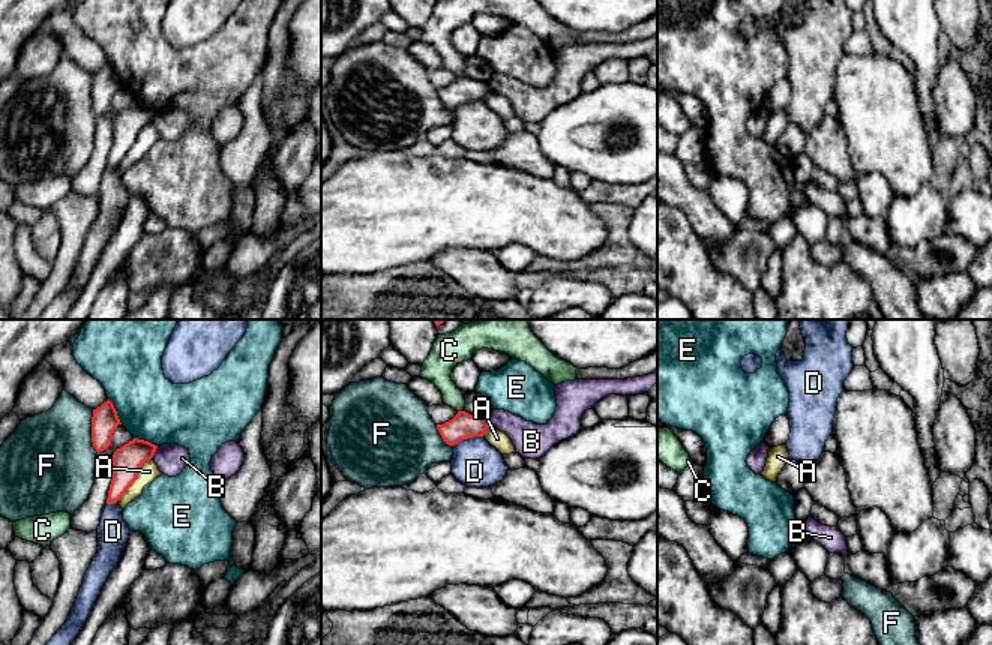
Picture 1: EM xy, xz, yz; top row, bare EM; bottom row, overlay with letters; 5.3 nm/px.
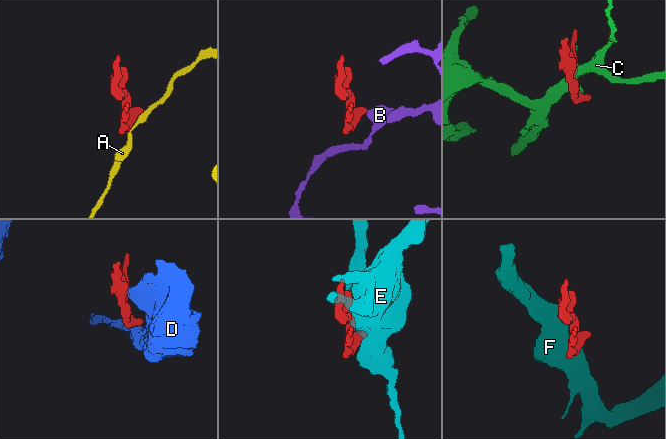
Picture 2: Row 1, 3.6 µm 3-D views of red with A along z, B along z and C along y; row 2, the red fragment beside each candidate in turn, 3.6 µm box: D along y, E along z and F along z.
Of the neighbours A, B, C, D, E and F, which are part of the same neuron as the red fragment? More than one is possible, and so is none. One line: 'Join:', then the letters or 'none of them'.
Join: none of them

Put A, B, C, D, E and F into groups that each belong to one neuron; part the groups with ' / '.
A / B / C / D / E / F

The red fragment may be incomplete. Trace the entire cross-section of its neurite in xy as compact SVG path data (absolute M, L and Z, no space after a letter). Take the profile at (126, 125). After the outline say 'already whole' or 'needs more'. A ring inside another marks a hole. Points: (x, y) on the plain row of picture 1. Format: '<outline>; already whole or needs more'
M134 102L117 112L113 118L113 144L108 154L107 168L116 168L128 152L137 144L140 130L153 122L158 110Z; already whole

